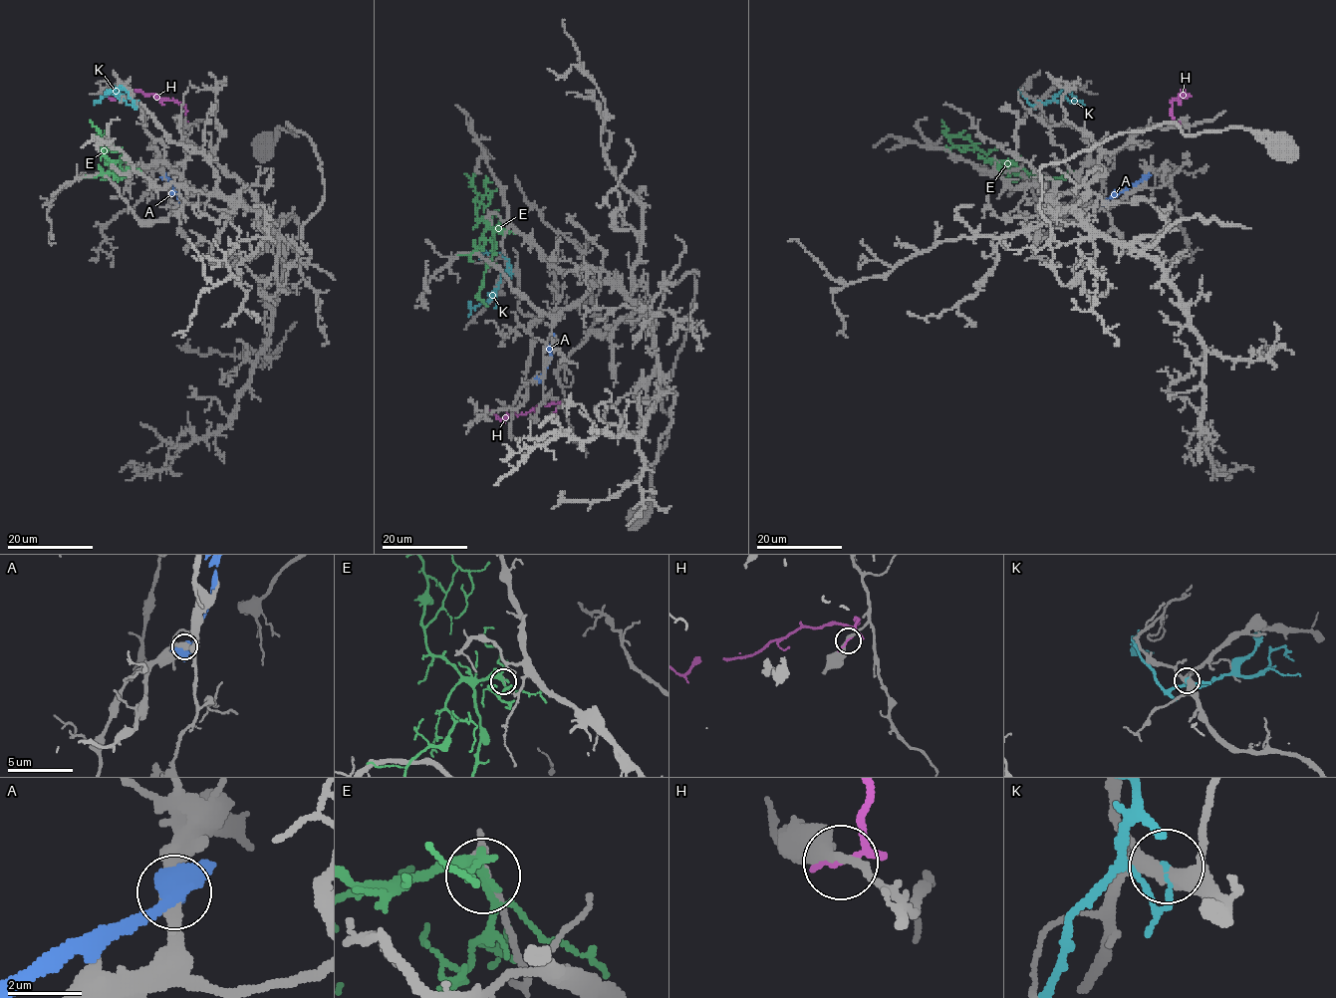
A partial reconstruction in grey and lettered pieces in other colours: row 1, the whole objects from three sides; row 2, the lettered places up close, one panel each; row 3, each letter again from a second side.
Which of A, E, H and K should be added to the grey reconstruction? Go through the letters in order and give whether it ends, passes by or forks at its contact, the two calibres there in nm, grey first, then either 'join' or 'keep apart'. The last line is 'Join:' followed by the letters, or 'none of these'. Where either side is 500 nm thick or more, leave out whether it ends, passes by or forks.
A: calibres 440 and 500 nm; keep apart
E: it forks; calibres 280 and 240 nm; keep apart
H: it passes by; calibres 280 and 100 nm; keep apart
K: it ends; calibres 360 and 170 nm; keep apart
Join: none of these

